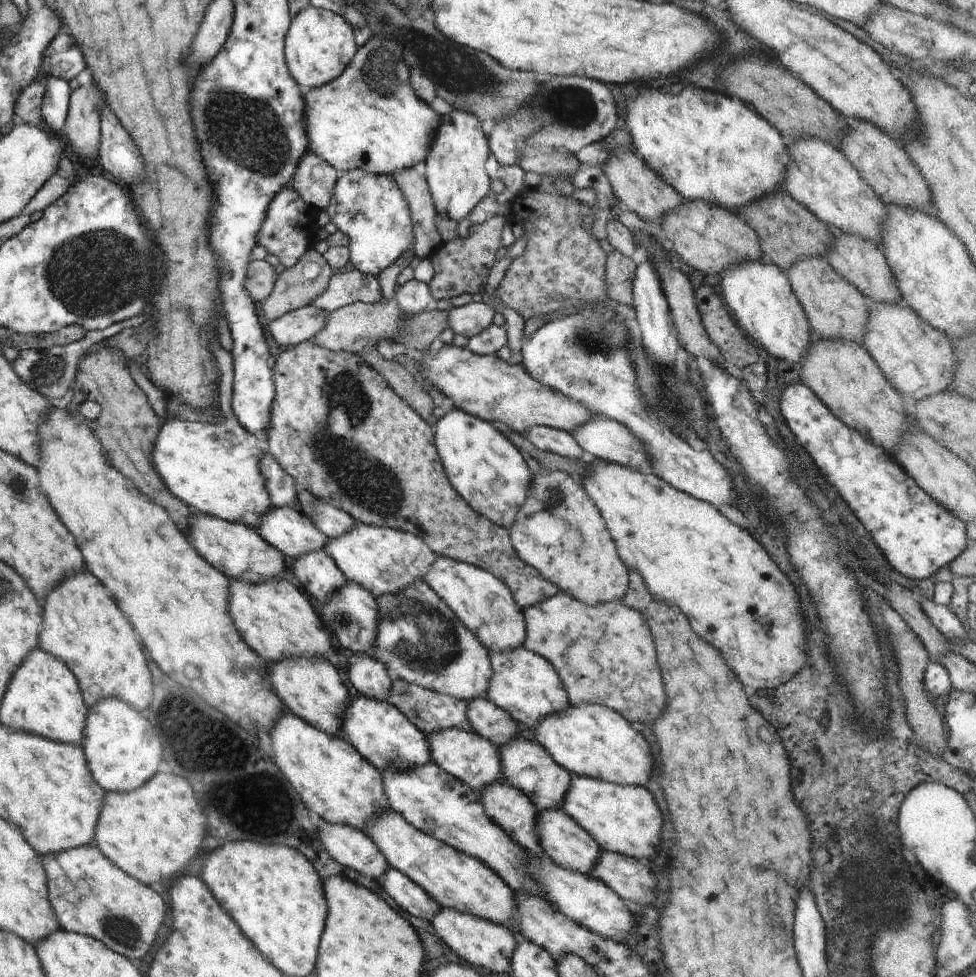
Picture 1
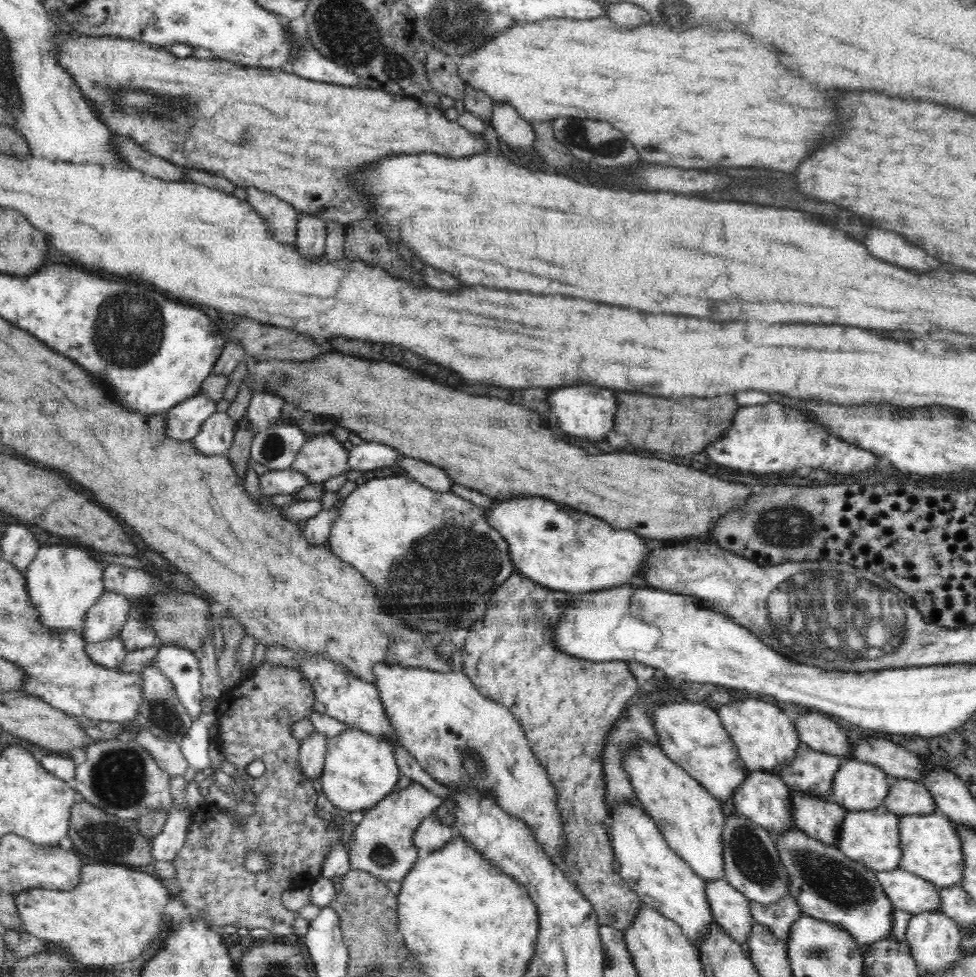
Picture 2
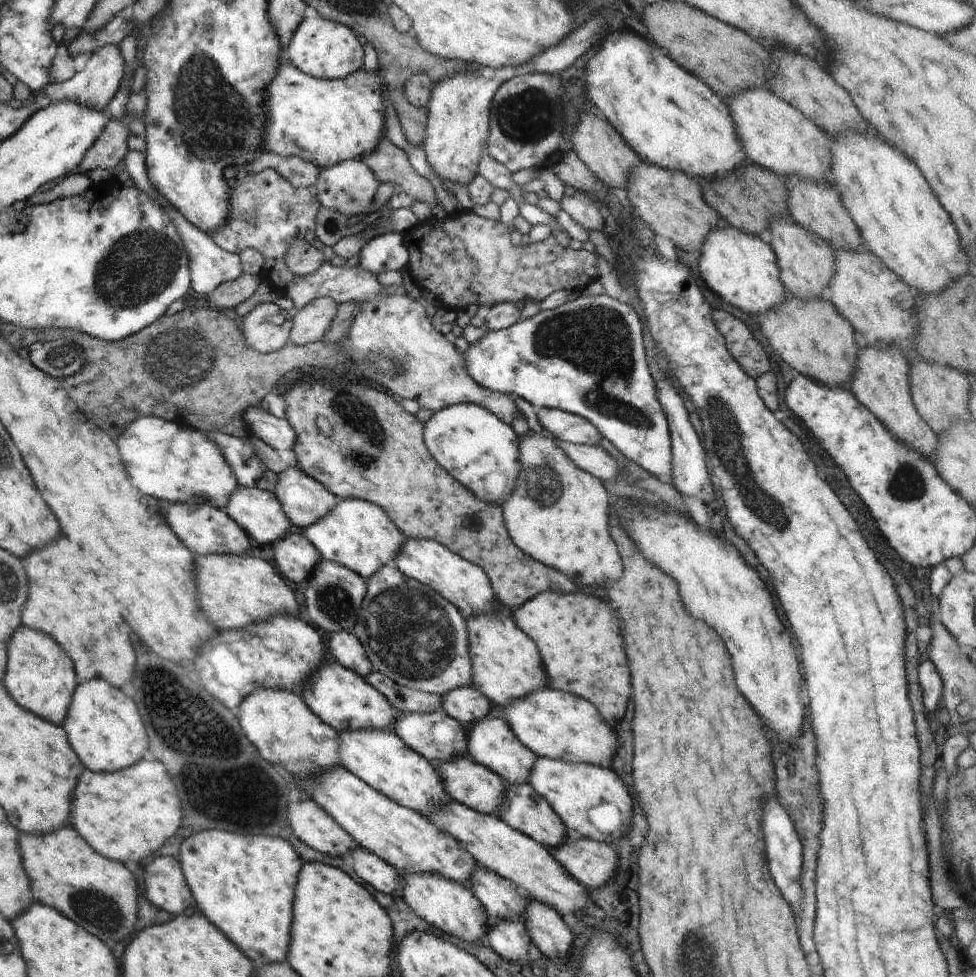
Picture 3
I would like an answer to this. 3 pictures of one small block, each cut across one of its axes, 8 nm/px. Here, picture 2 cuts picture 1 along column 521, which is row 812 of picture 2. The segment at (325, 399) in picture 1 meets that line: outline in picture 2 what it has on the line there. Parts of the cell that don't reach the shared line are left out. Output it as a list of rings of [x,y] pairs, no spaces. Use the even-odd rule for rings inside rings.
[[[514,570],[510,578],[492,594],[484,616],[469,628],[465,644],[461,647],[461,670],[482,696],[508,707],[524,728],[530,749],[544,767],[558,799],[565,834],[562,862],[565,872],[592,903],[599,924],[625,933],[642,902],[638,894],[622,881],[616,866],[609,830],[605,825],[608,807],[601,757],[607,742],[606,734],[638,695],[639,682],[626,661],[592,662],[570,656],[557,647],[551,634],[568,601],[569,593],[548,589]]]

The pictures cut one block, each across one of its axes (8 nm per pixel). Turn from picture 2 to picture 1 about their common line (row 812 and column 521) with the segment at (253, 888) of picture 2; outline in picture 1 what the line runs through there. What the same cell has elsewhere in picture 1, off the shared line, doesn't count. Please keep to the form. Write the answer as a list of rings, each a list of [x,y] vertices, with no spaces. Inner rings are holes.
[[[537,189],[520,193],[511,205],[516,208],[514,219],[523,228],[528,242],[522,256],[512,260],[500,286],[492,293],[485,288],[486,278],[496,264],[502,226],[507,220],[495,215],[484,224],[473,224],[467,238],[458,235],[450,242],[443,242],[438,250],[428,256],[434,268],[434,277],[428,284],[433,299],[448,301],[462,294],[486,294],[491,303],[501,299],[525,322],[531,317],[544,316],[560,308],[580,306],[584,302],[597,303],[600,306],[598,311],[606,311],[612,306],[606,296],[604,282],[607,254],[599,246],[599,240],[590,234],[590,224],[584,224],[594,220],[592,207],[571,197],[544,194]]]

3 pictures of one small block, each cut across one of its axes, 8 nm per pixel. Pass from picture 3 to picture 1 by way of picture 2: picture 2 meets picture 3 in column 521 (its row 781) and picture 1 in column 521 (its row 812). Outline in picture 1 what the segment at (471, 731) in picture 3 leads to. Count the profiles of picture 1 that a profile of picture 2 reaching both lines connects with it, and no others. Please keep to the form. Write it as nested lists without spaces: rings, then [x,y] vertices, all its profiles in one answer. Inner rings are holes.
[[[517,735],[506,746],[498,747],[498,752],[500,752],[504,780],[520,790],[532,802],[537,811],[550,808],[561,809],[566,792],[570,788],[571,775],[564,768],[558,766],[540,744],[530,742]]]

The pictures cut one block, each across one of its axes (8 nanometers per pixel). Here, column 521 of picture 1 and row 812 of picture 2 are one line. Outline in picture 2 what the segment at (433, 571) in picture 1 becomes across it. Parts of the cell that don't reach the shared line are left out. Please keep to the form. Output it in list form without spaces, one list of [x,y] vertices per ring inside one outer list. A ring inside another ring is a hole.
[[[620,804],[614,810],[608,809],[607,814],[605,825],[609,830],[609,840],[622,881],[638,894],[642,904],[660,911],[660,914],[678,923],[682,933],[688,937],[688,941],[699,948],[701,940],[707,933],[707,928],[714,923],[705,893],[706,881],[698,877],[691,866],[674,849],[670,848],[664,835],[660,833],[658,825],[641,804]]]

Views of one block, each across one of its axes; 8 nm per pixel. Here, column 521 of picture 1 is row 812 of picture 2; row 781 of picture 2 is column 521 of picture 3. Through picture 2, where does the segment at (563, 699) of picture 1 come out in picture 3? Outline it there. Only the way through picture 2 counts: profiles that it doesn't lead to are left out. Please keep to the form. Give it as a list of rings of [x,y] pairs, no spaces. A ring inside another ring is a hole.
[[[483,613],[470,616],[465,620],[469,645],[469,658],[472,666],[471,687],[478,690],[486,699],[498,706],[506,707],[515,699],[528,695],[537,689],[546,687],[546,676],[542,662],[536,649],[536,644],[520,631],[508,613]]]

